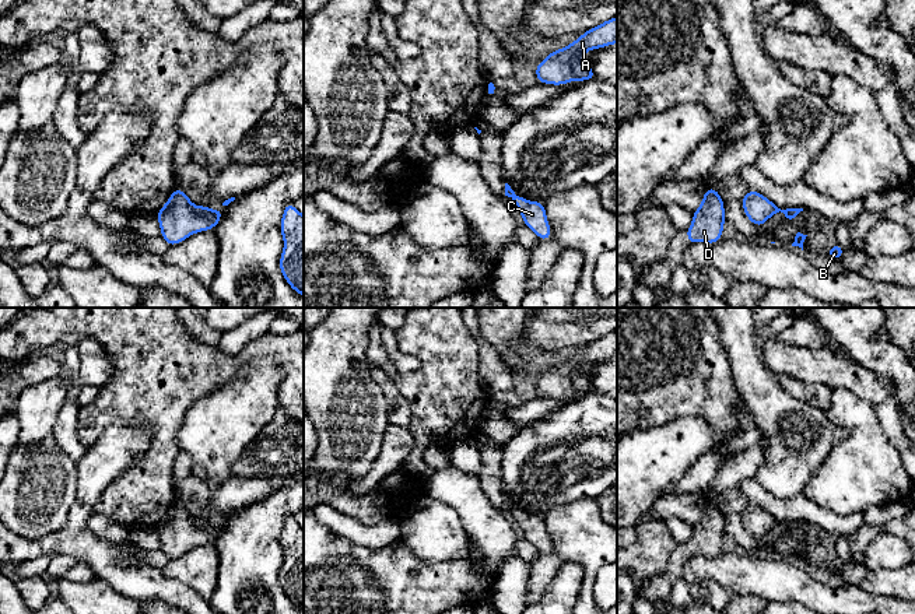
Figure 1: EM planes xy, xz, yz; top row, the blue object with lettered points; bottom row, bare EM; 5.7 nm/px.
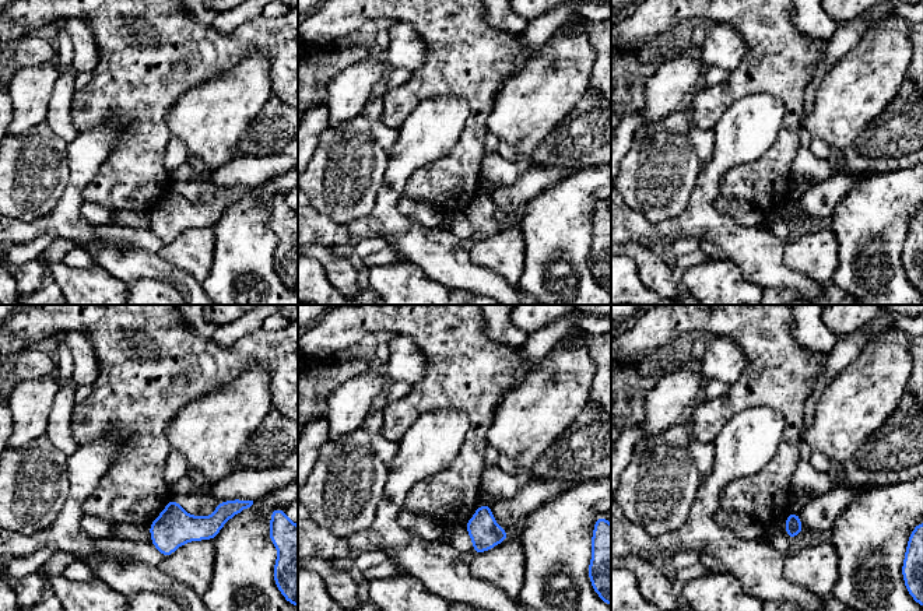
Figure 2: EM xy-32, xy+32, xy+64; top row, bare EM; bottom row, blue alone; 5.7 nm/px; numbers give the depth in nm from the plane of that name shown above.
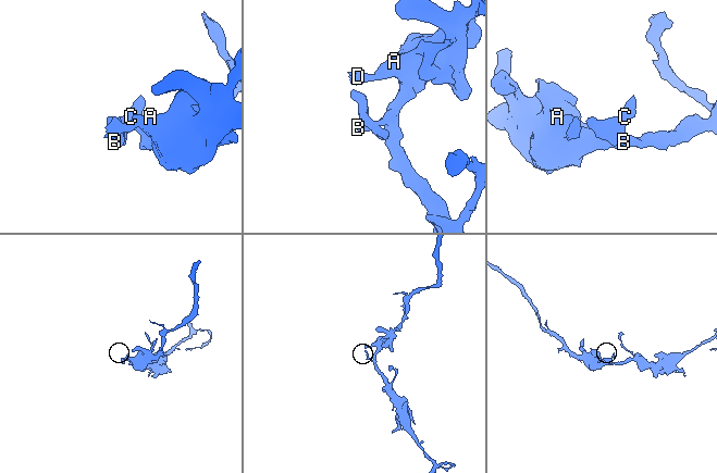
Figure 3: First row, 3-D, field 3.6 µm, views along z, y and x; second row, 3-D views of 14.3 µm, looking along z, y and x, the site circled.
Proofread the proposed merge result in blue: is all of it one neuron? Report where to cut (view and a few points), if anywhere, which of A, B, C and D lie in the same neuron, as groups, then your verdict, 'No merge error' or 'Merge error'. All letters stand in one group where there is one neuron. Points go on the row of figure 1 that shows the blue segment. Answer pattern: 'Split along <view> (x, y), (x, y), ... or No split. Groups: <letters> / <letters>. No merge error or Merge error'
No split. Groups: A B C D. No merge error

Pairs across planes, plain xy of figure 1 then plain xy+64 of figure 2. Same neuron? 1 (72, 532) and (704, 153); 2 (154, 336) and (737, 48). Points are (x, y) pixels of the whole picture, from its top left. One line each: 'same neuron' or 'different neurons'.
1: different neurons
2: different neurons

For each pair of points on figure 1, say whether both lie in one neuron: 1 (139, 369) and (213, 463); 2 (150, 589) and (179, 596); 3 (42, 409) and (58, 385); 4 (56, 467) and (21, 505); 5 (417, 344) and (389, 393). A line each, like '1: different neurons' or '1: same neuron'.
1: different neurons
2: same neuron
3: same neuron
4: same neuron
5: different neurons

